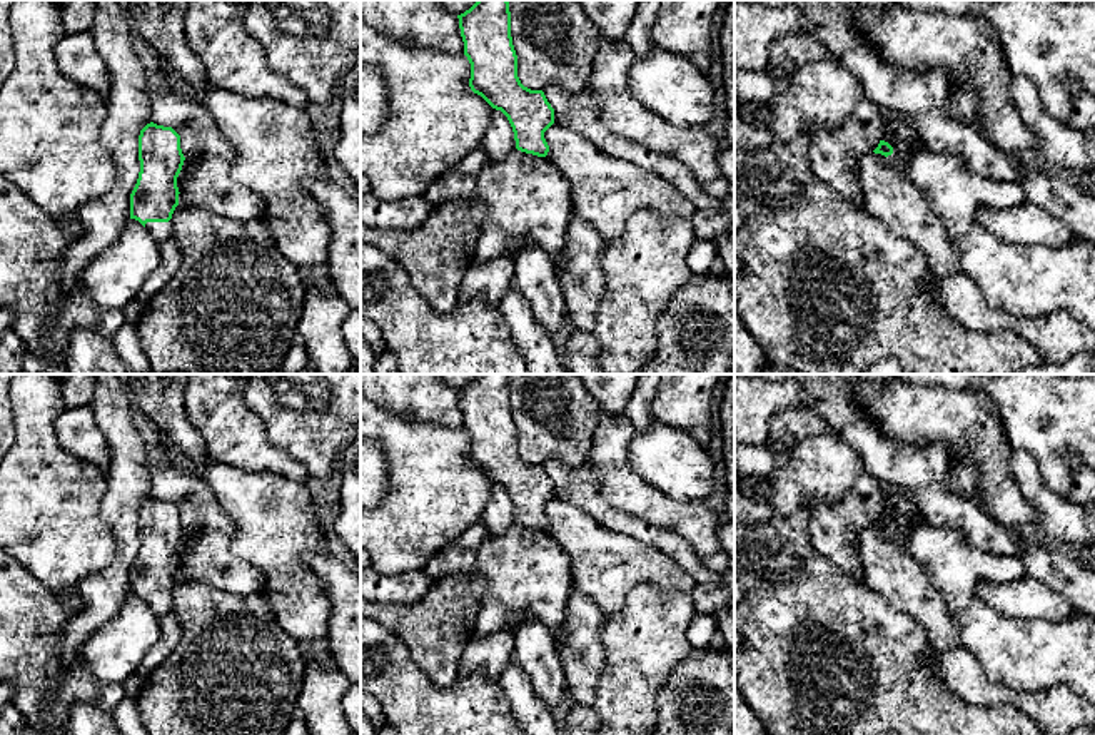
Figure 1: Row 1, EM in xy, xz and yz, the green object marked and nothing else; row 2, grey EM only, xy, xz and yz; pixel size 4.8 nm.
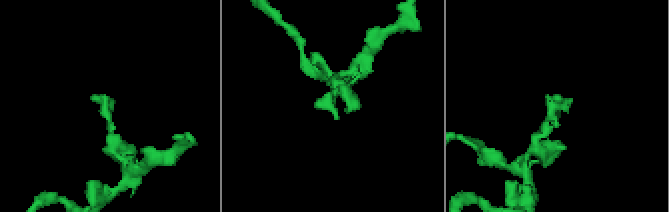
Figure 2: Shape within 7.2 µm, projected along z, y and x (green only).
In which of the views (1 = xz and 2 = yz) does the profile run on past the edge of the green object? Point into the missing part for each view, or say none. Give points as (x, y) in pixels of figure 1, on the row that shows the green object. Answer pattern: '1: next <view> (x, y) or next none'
1: next none
2: next none

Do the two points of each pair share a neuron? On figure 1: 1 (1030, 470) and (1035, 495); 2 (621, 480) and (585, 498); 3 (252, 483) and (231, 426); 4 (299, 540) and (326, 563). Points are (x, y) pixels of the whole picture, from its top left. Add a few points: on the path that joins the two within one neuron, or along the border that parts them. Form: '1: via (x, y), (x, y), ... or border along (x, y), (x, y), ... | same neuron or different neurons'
1: via (1030, 476), (1034, 488) | same neuron
2: border along (588, 465), (605, 495), (618, 508), (633, 515) | different neurons
3: border along (211, 460), (244, 470), (272, 470), (286, 478) | different neurons
4: border along (307, 552), (302, 557), (304, 565), (324, 592) | different neurons

